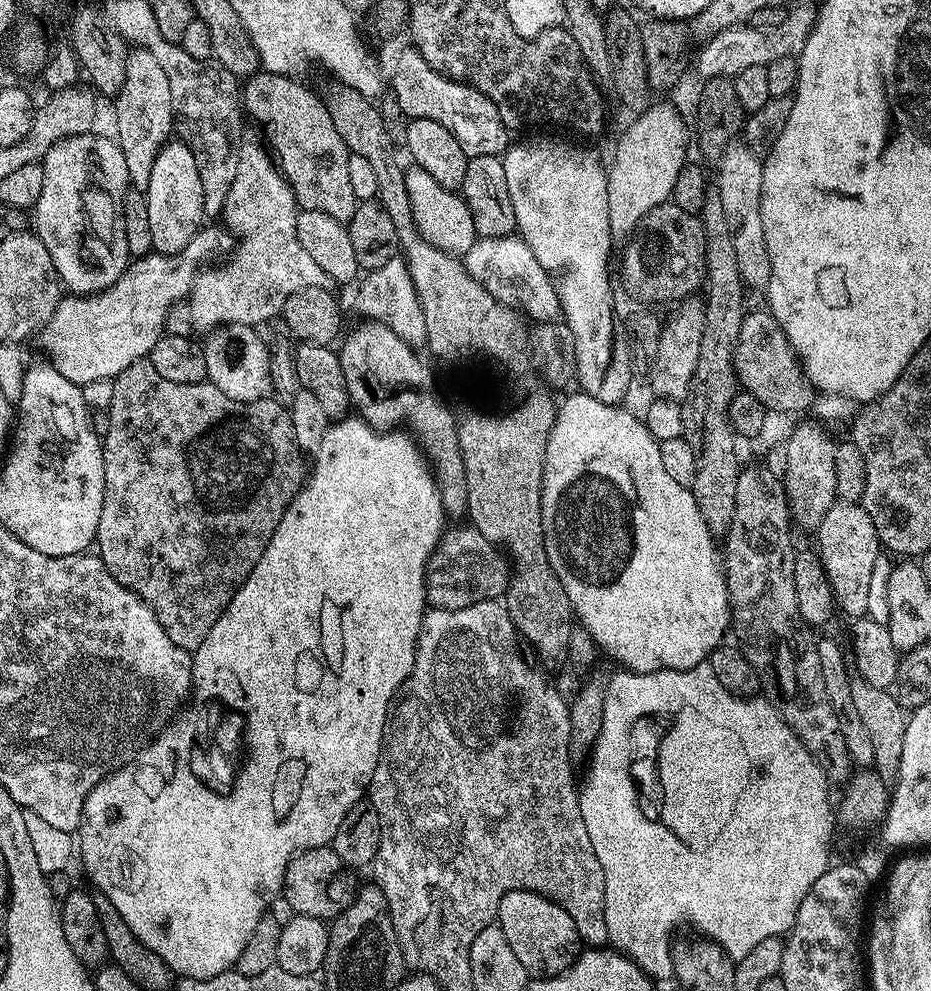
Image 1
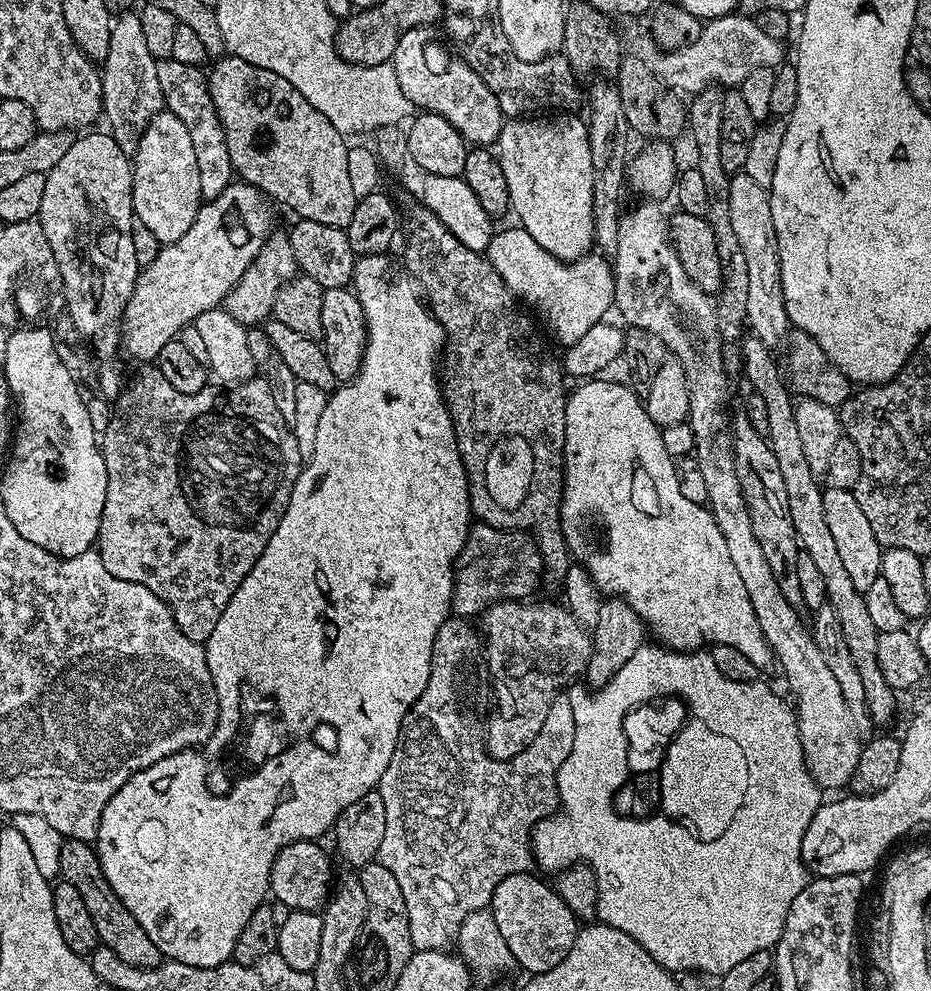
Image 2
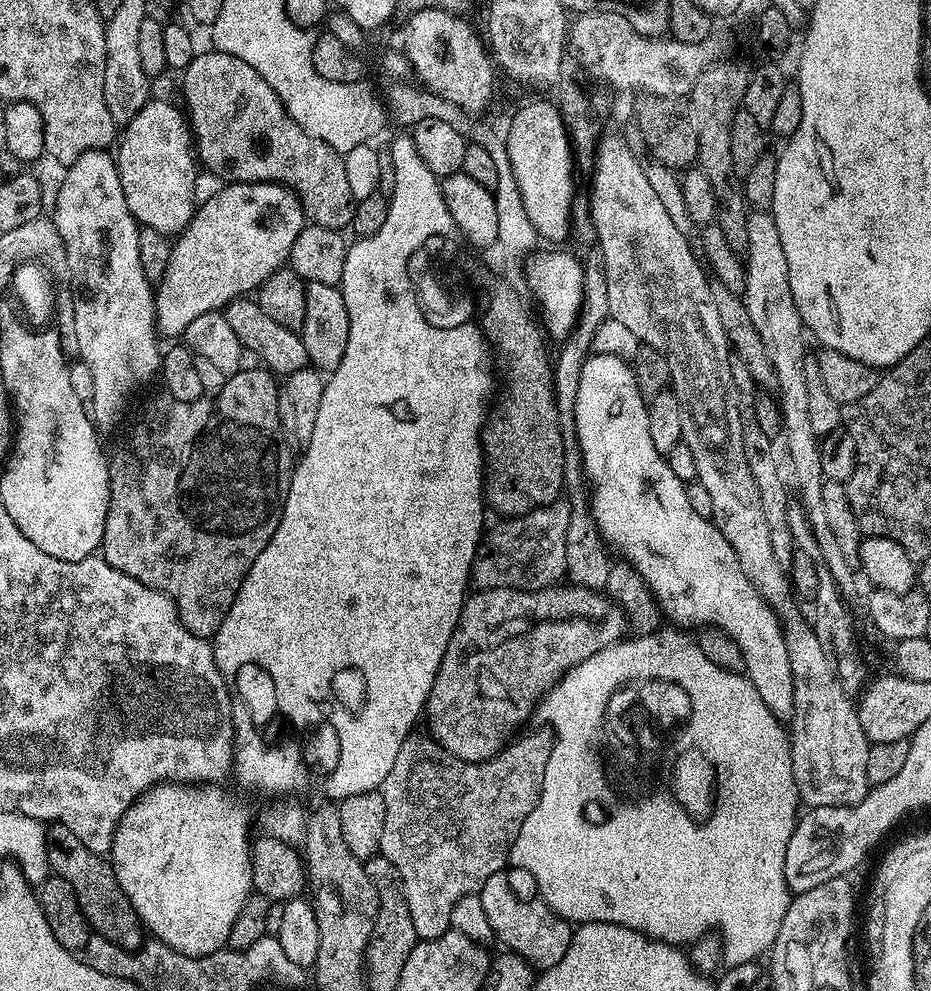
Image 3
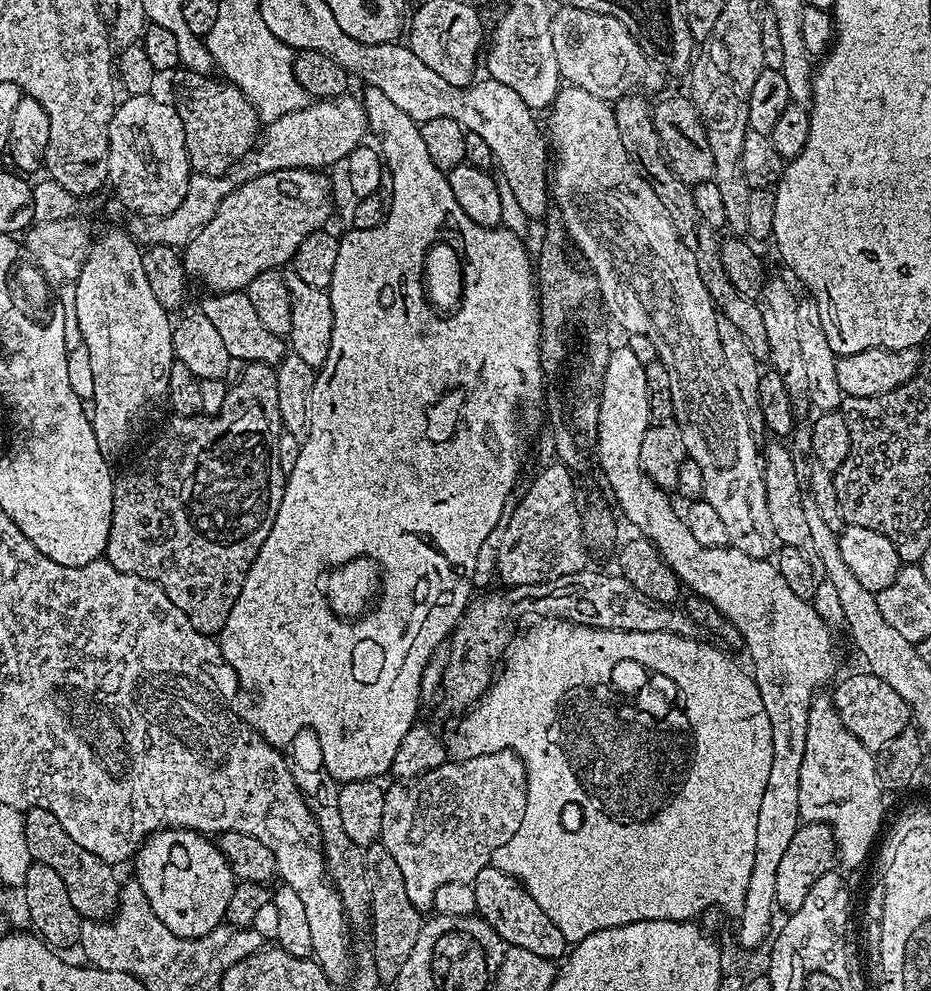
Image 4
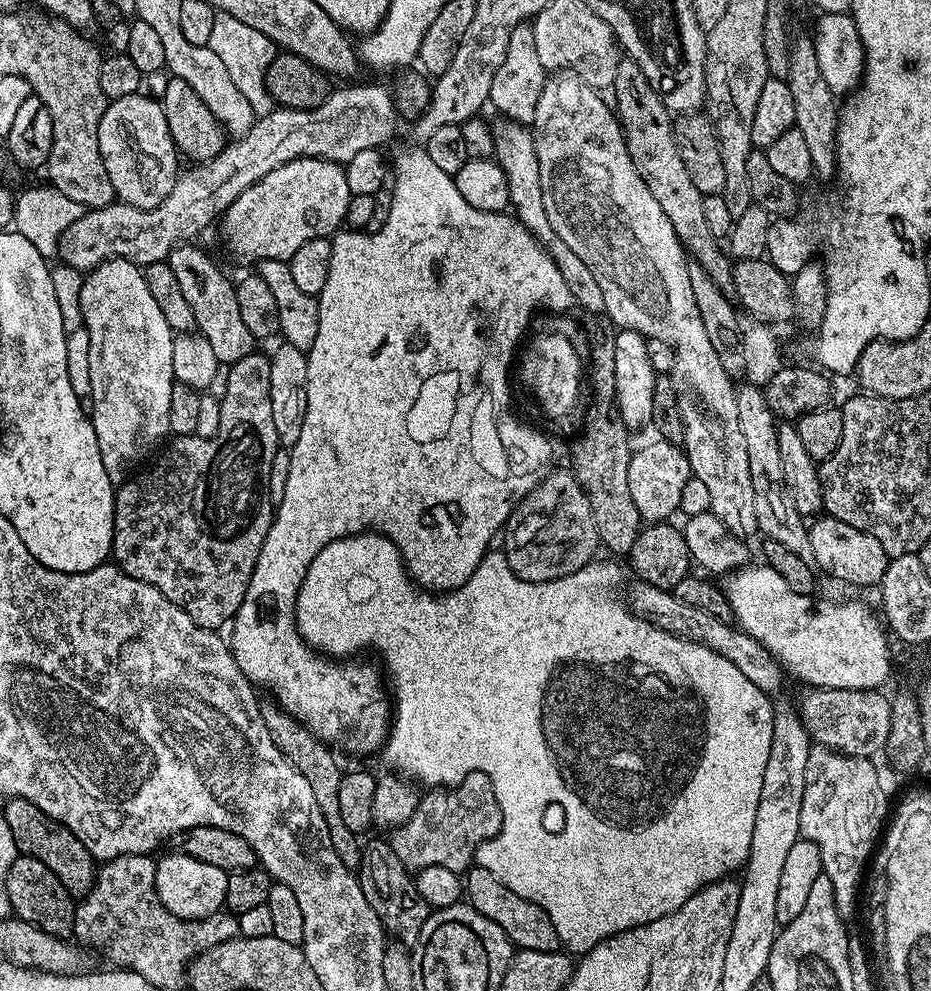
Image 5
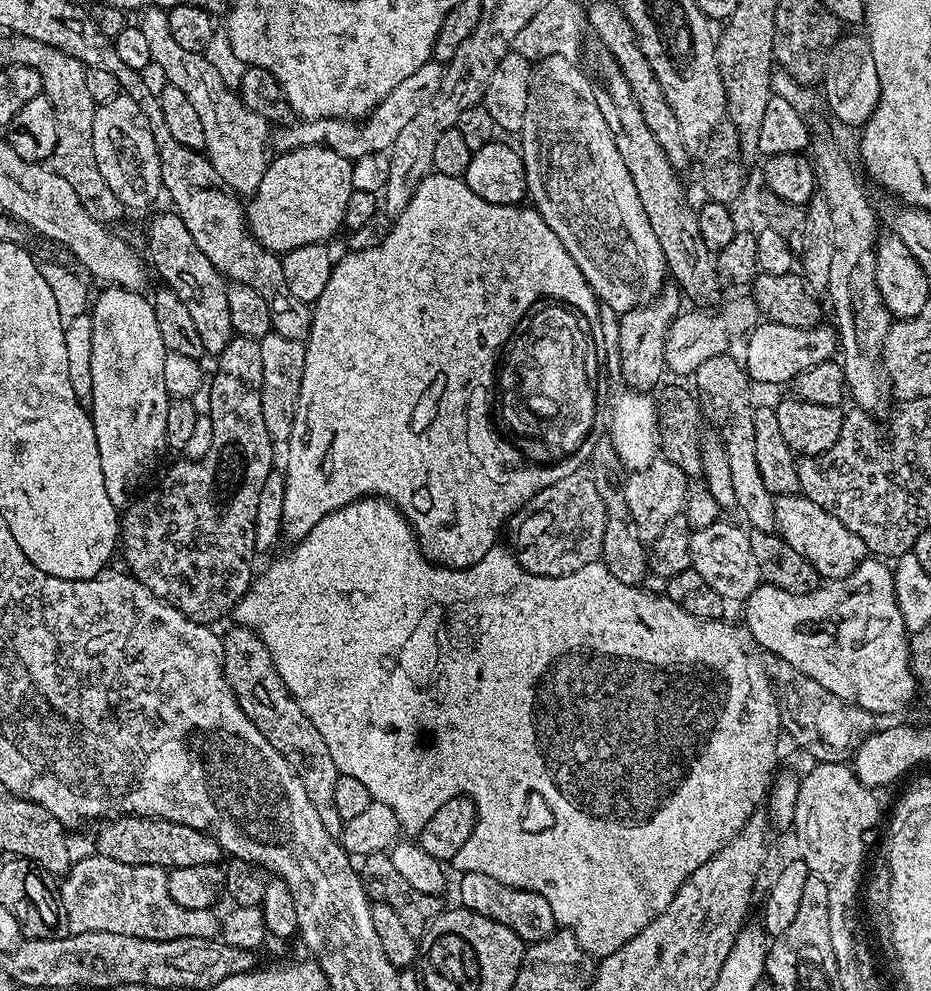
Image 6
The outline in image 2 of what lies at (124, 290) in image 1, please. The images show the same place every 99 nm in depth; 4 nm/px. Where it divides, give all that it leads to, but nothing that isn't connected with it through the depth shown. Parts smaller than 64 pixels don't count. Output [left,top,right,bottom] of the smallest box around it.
[123,182,274,361]

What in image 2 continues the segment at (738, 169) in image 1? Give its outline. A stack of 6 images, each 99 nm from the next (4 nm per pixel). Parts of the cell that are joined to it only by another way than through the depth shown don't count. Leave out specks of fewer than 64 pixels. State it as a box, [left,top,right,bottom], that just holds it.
[729,171,790,349]

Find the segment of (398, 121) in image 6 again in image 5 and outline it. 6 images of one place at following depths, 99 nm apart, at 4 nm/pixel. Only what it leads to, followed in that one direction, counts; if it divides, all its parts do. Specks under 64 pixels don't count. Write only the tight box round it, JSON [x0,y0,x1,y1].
[59,84,398,274]

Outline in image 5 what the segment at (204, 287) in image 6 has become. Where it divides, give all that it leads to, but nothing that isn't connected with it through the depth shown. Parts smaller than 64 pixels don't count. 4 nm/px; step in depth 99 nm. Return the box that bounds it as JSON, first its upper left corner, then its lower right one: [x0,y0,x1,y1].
[167,243,258,366]

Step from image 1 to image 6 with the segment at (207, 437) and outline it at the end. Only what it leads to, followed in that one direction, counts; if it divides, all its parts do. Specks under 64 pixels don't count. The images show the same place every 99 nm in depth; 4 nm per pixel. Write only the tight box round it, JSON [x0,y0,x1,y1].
[119,335,274,626]

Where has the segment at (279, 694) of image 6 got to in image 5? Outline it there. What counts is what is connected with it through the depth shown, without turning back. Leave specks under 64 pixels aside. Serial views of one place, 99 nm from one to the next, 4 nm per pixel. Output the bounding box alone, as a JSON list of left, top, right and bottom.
[260,701,361,869]

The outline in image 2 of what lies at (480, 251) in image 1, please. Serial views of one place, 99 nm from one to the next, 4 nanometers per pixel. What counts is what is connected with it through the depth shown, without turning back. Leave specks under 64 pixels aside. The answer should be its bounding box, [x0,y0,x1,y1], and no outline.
[484,226,592,346]

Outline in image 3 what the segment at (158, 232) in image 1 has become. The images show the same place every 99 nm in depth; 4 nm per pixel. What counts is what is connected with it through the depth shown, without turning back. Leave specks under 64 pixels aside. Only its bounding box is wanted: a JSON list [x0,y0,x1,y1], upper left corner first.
[114,98,198,234]

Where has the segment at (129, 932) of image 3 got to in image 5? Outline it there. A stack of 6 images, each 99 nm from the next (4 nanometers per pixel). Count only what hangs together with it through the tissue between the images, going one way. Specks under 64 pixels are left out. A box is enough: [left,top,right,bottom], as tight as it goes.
[2,796,98,898]

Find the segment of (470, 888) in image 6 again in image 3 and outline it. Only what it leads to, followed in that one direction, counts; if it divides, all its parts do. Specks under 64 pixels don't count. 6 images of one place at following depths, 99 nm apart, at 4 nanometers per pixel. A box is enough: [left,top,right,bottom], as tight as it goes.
[479,871,573,970]

